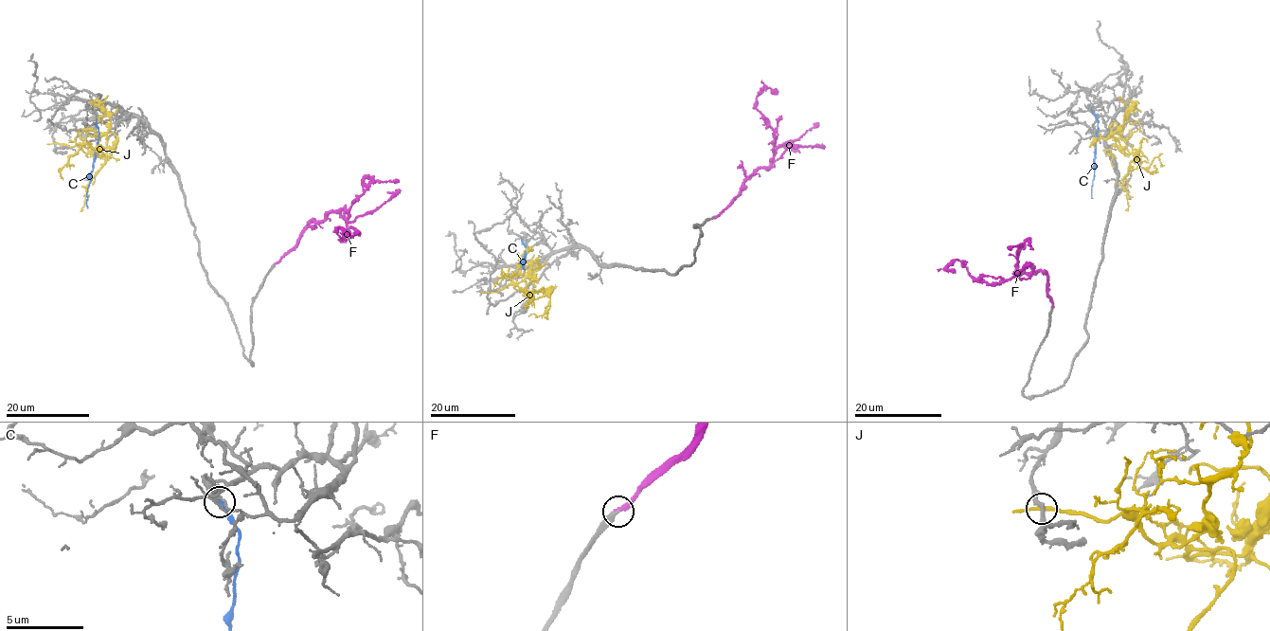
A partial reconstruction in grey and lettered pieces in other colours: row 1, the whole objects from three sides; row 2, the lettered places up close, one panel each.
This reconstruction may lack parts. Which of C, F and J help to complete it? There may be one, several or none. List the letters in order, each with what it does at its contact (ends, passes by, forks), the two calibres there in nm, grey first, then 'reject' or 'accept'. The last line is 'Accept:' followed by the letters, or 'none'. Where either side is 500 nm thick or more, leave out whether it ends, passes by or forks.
C: it ends | 120/240 nm | reject
F: it ends | 280/320 nm | accept
J: it passes by | 280/190 nm | reject
Accept: F

